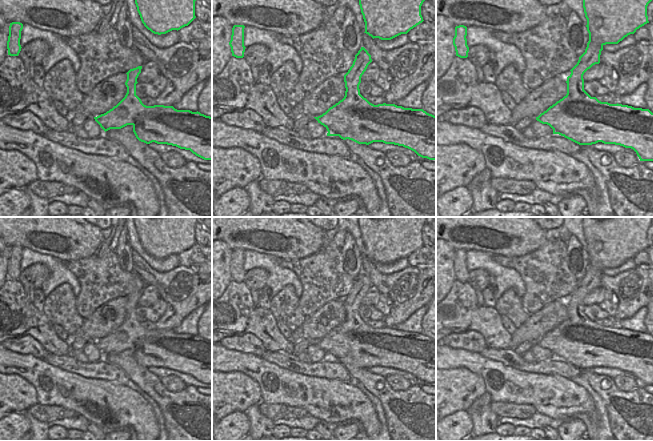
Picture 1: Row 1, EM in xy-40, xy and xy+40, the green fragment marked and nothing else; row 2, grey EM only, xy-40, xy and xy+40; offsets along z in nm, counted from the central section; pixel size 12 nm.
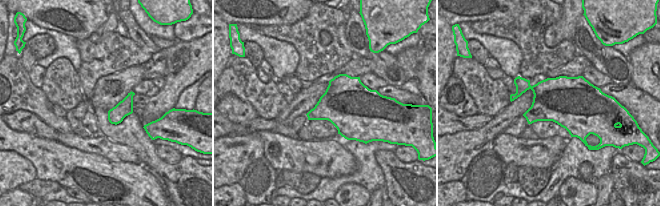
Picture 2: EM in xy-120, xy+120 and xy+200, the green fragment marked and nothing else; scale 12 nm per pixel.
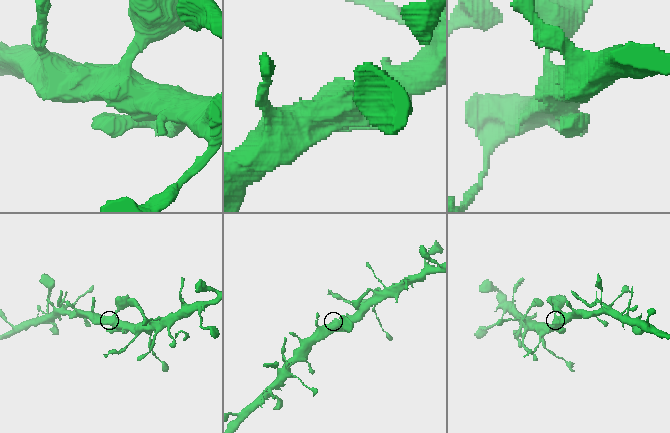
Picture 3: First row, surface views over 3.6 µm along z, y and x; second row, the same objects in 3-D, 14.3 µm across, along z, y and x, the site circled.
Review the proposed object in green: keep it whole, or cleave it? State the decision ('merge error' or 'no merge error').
no merge error

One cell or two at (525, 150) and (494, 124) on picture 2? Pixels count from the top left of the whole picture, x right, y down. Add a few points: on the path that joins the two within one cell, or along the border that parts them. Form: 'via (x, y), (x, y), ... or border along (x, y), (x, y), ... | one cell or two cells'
border along (503, 132), (494, 139), (491, 148) | two cells

